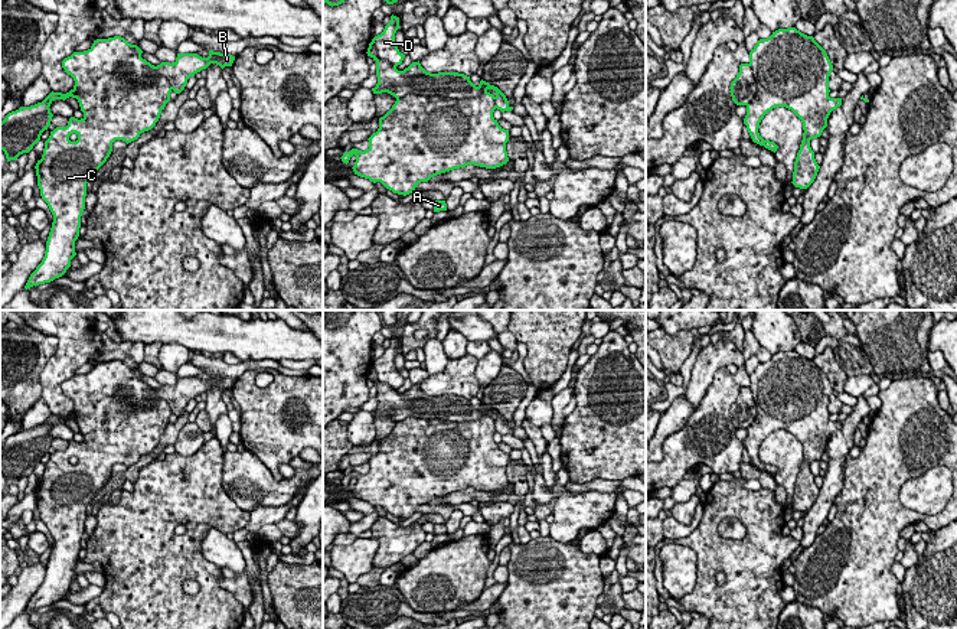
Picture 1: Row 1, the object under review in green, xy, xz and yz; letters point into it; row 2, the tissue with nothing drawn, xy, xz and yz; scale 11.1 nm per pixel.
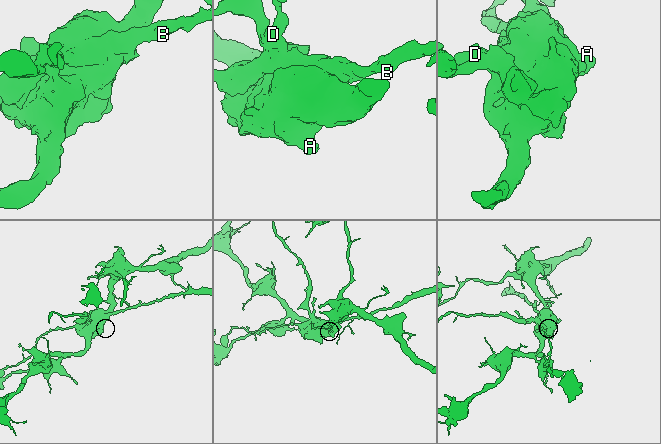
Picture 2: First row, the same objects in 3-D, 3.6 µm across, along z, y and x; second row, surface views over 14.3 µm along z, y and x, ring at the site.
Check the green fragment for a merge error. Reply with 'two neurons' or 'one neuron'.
two neurons

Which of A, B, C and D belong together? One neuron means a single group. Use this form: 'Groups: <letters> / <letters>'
Groups: A C D / B

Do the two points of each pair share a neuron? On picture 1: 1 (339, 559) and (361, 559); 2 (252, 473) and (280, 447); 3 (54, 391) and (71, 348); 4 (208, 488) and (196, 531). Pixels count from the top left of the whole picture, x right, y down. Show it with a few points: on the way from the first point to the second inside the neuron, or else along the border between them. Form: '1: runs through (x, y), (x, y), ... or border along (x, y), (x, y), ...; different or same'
1: runs through (345, 559), (355, 559); same
2: border along (245, 449), (276, 479), (286, 478); different
3: runs through (54, 381), (54, 374), (68, 358); same
4: runs through (198, 498), (198, 521); same

